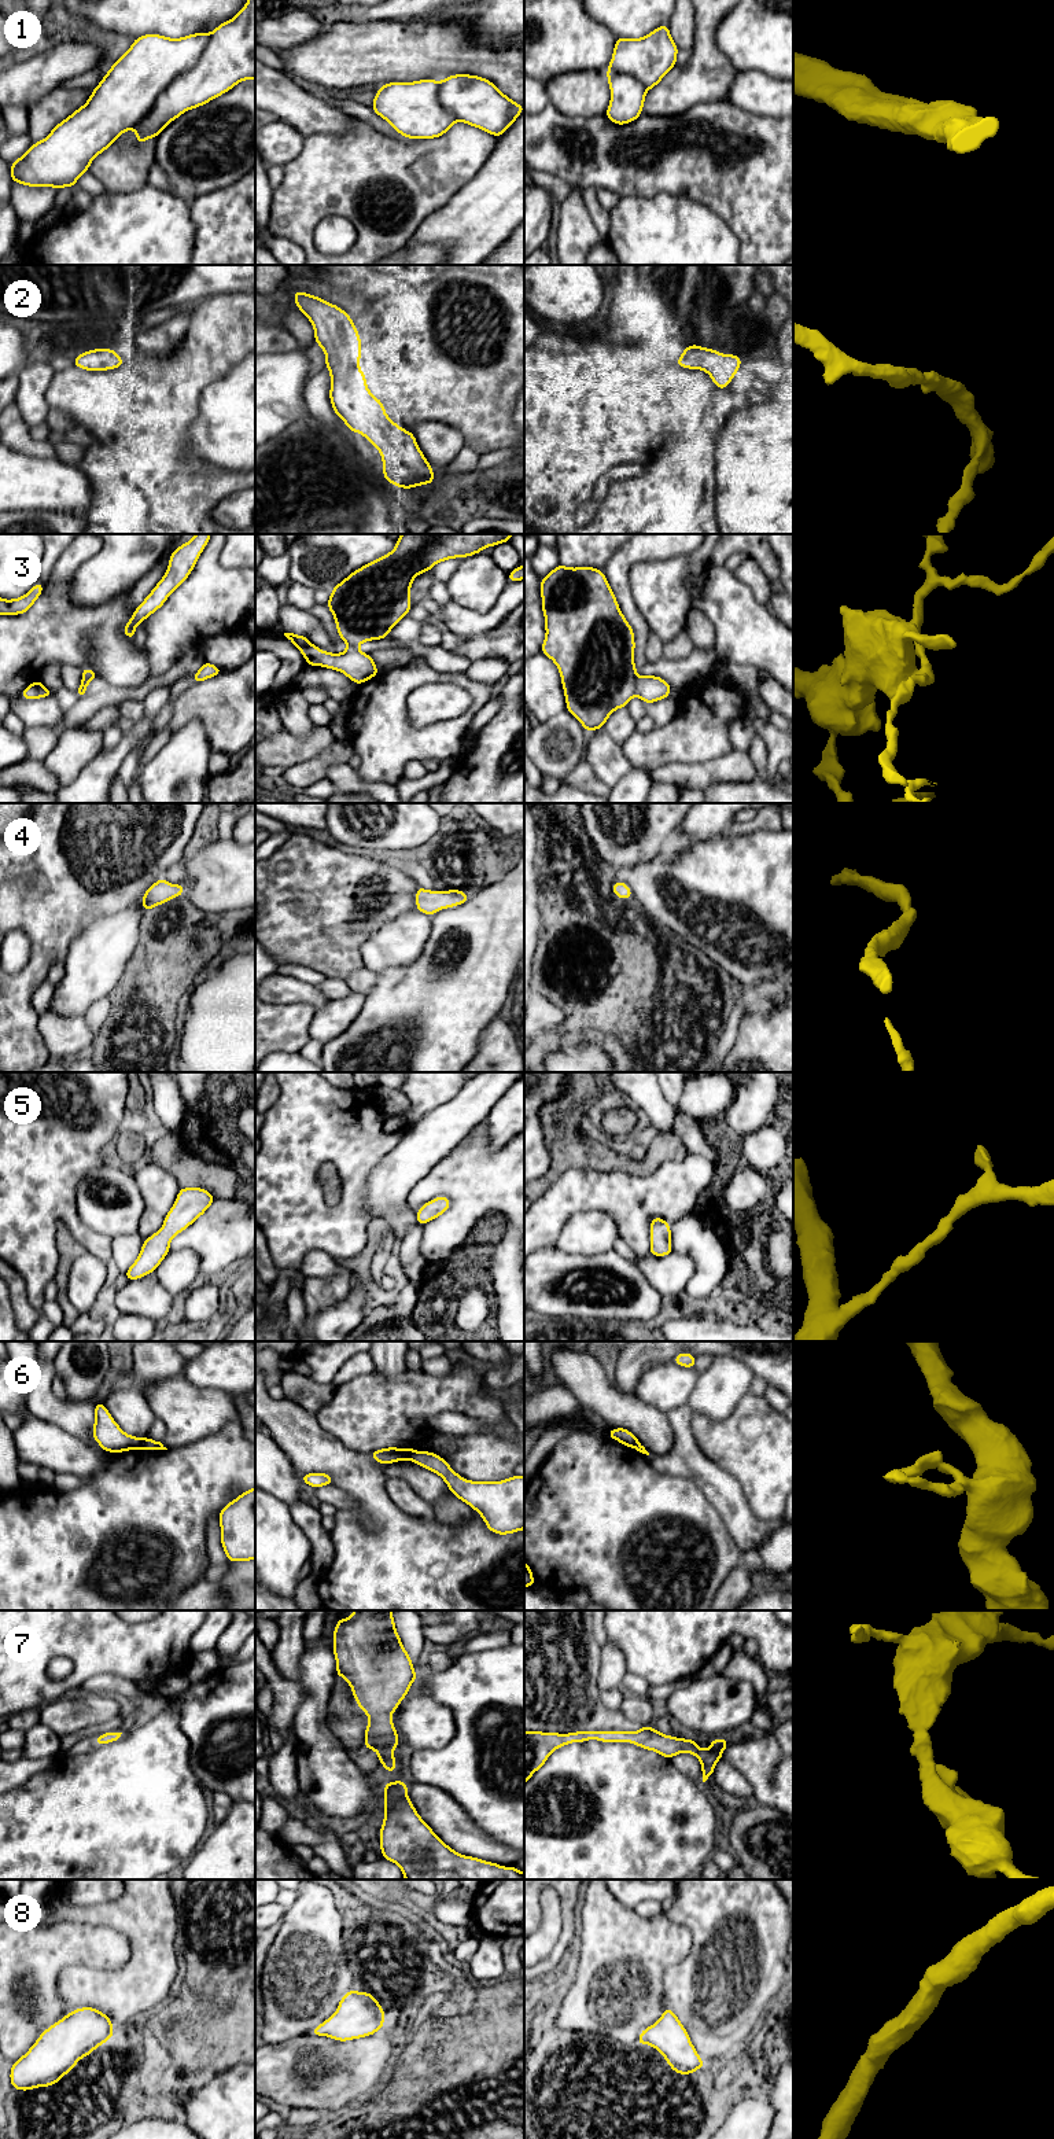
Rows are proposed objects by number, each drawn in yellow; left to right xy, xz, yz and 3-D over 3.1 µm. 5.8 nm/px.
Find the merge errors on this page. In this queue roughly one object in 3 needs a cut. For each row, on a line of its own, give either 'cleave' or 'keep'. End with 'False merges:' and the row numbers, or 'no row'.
1: keep
2: keep
3: cleave
4: keep
5: keep
6: cleave
7: keep
8: keep
False merges: 3, 6

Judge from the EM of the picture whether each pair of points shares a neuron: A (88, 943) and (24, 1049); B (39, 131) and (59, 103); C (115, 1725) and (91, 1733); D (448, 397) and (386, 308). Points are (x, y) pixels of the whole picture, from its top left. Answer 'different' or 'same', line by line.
A: different
B: same
C: same
D: same

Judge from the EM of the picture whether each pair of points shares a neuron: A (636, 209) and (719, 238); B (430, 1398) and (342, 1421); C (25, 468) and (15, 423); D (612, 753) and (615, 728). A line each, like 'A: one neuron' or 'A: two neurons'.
A: one neuron
B: one neuron
C: two neurons
D: two neurons

